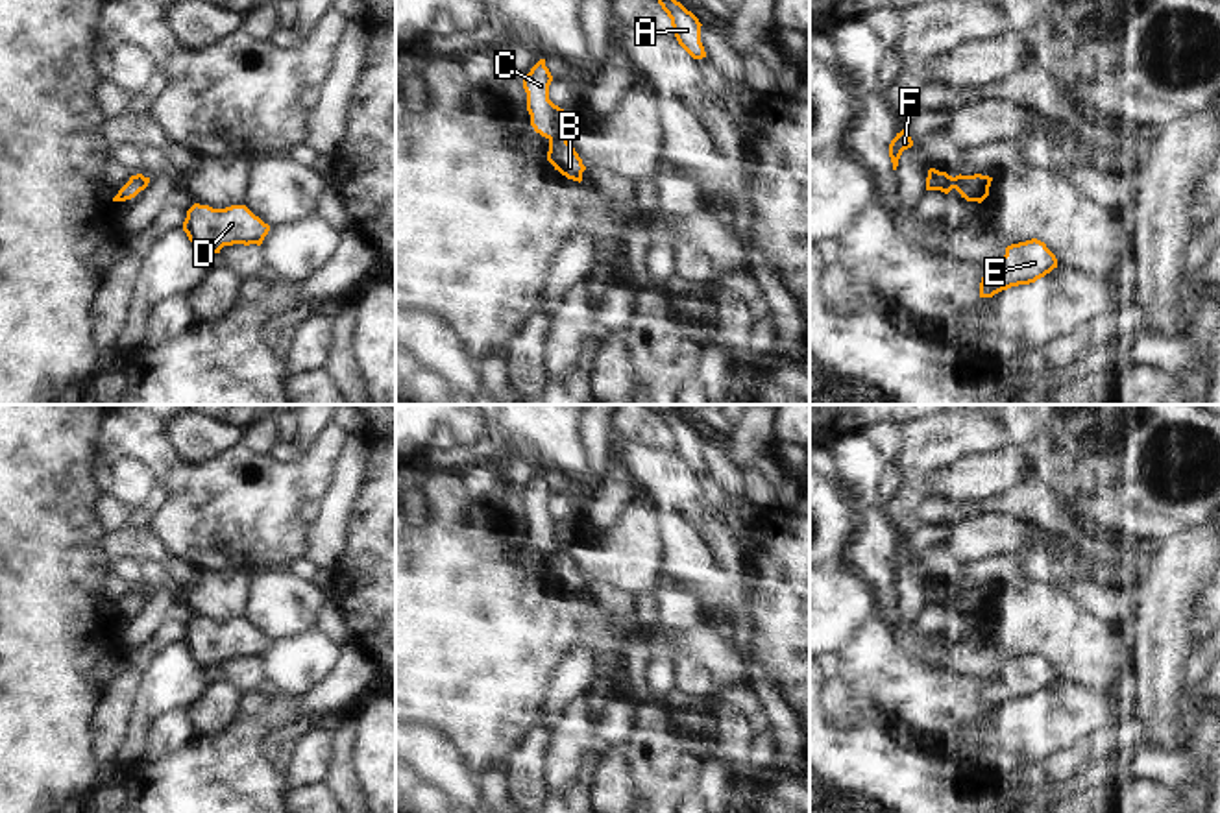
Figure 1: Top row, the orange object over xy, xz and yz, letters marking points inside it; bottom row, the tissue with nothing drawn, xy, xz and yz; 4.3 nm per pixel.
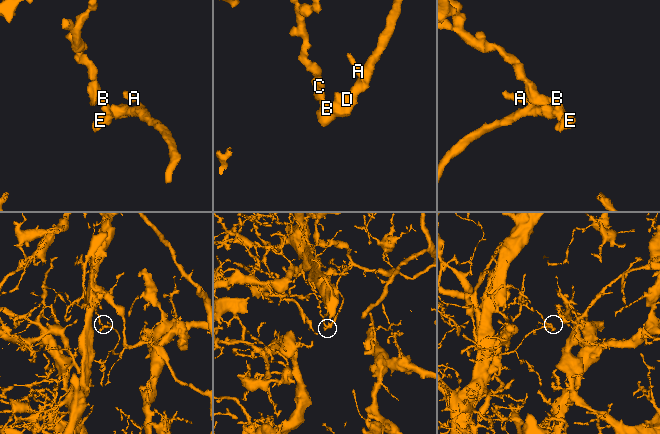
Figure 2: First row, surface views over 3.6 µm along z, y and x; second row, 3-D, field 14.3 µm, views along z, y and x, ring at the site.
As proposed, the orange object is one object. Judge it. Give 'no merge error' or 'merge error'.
merge error

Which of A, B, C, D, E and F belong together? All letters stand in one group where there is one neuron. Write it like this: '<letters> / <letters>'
A B D E / C F

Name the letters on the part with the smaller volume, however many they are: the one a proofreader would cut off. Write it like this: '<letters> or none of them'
A, B, D, E

